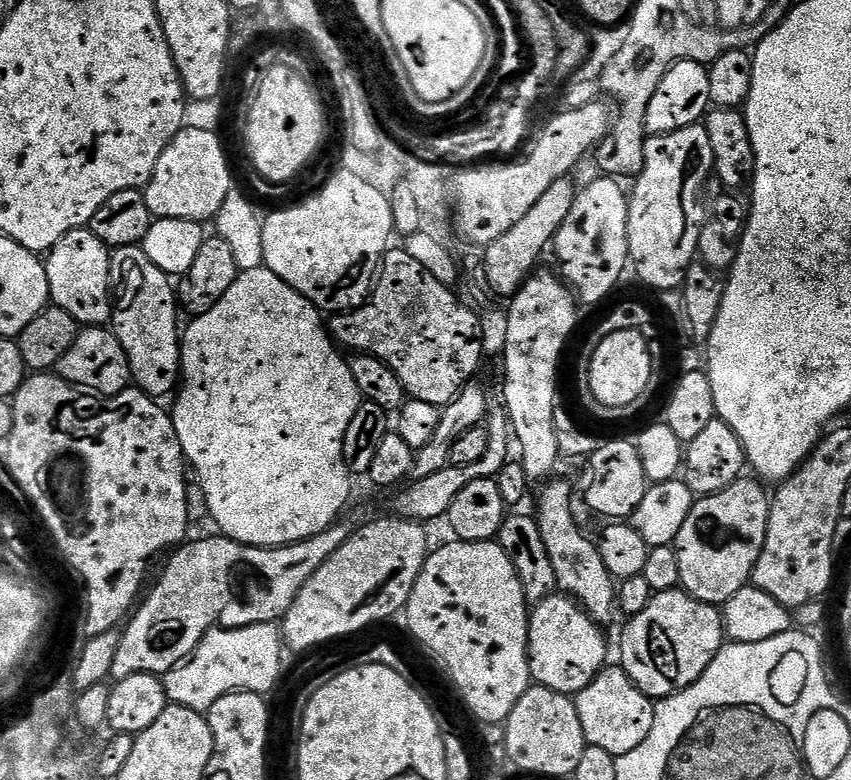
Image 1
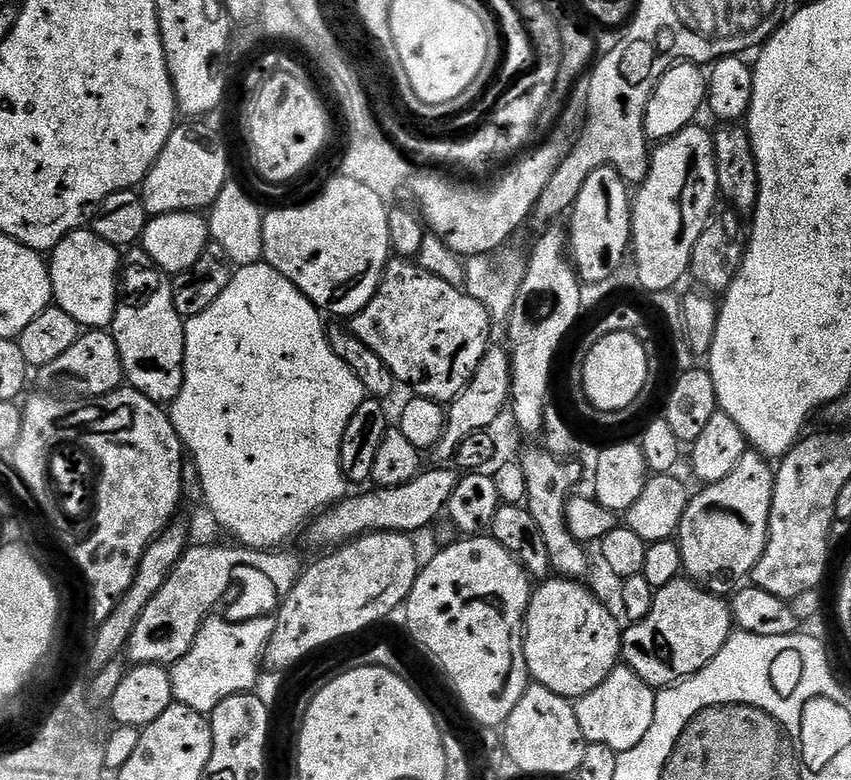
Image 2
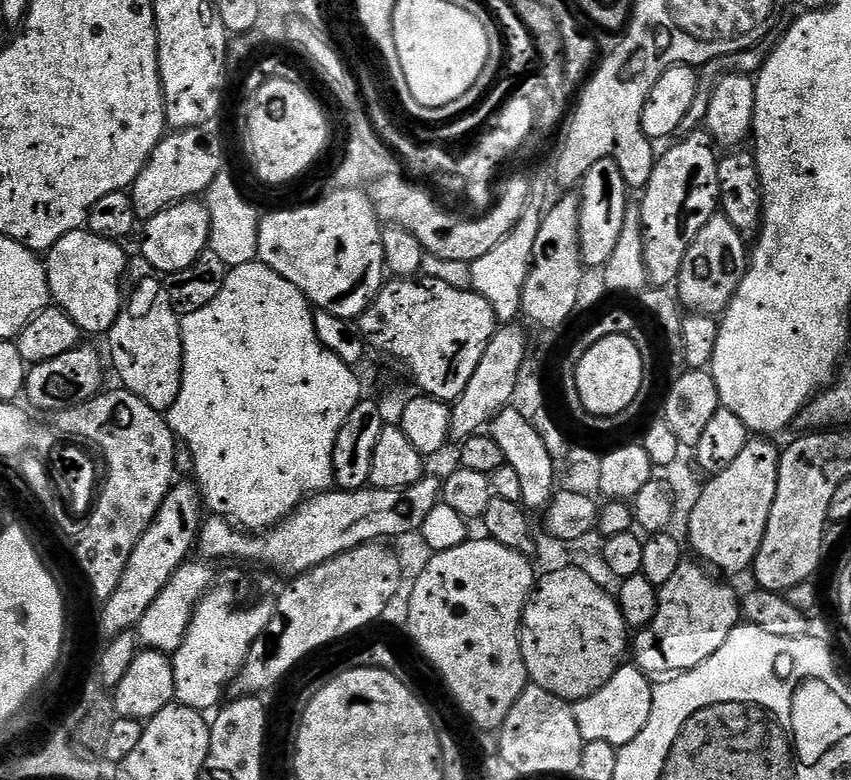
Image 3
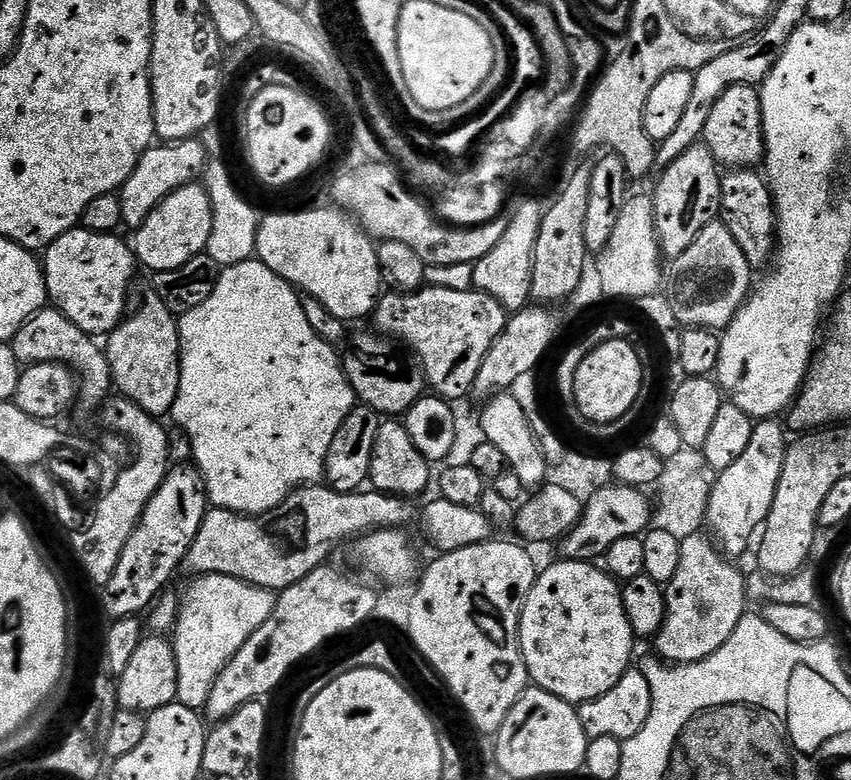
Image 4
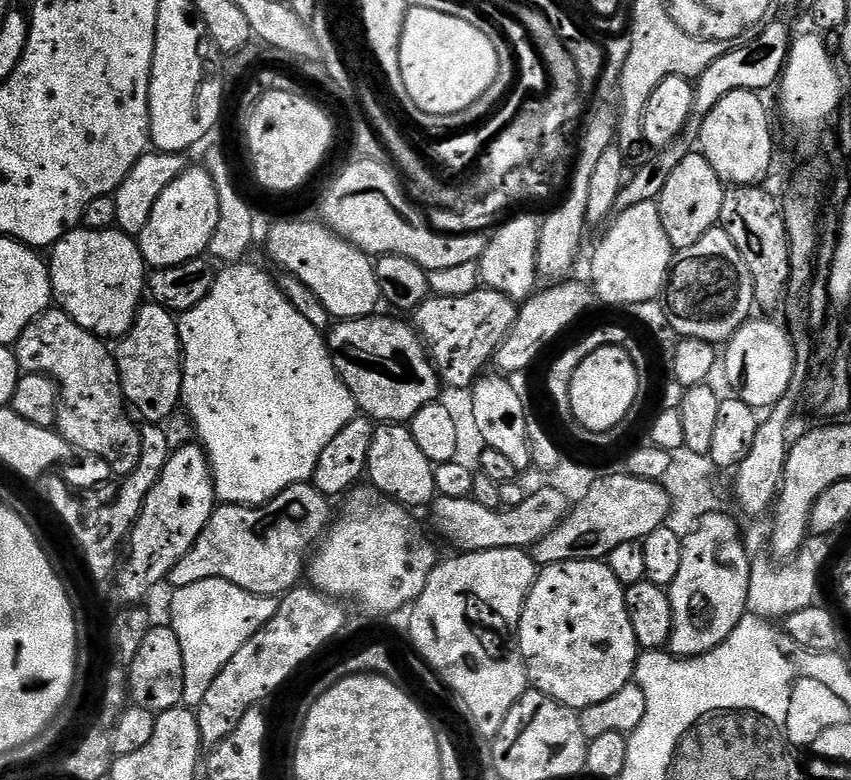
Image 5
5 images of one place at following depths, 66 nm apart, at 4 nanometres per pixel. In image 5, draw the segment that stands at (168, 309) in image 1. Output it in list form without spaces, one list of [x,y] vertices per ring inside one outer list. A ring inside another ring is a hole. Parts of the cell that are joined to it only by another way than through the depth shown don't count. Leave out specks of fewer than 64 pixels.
[[[141,303],[131,332],[119,337],[114,348],[125,401],[141,421],[148,420],[144,422],[152,426],[163,425],[171,418],[173,412],[181,407],[180,391],[184,369],[180,354],[180,335],[176,329],[177,323],[177,317],[161,304]]]

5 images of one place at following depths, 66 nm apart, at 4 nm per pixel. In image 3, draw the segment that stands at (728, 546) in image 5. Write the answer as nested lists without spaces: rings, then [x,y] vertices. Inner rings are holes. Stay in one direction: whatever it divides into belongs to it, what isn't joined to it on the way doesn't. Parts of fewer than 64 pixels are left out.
[[[682,562],[670,582],[658,589],[658,610],[651,624],[639,629],[630,644],[630,656],[643,672],[652,678],[688,672],[706,662],[730,638],[730,630],[742,620],[742,600],[732,588],[707,576],[701,565]]]

